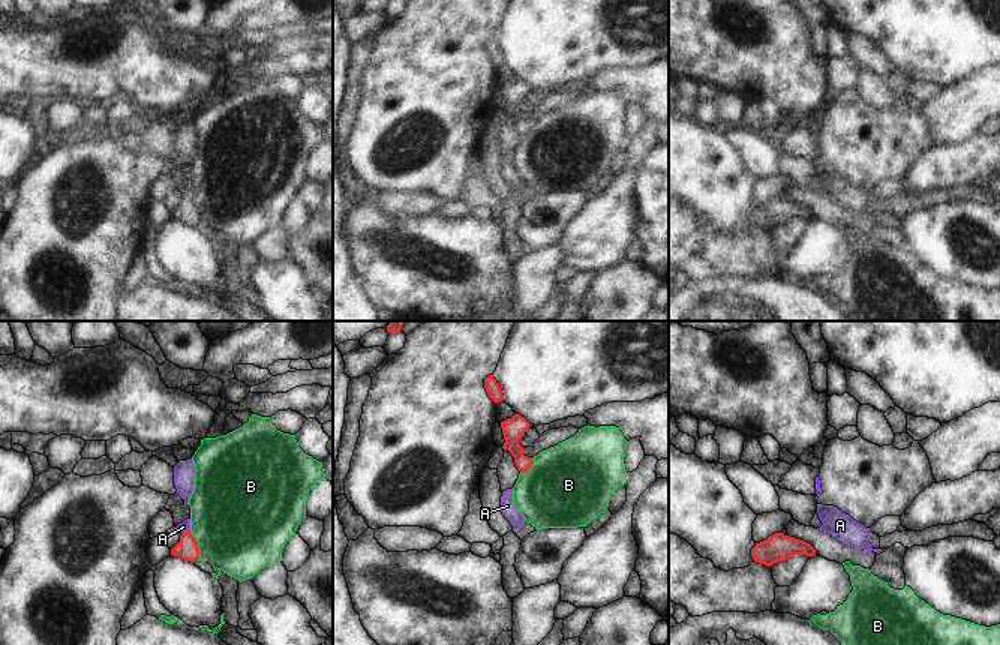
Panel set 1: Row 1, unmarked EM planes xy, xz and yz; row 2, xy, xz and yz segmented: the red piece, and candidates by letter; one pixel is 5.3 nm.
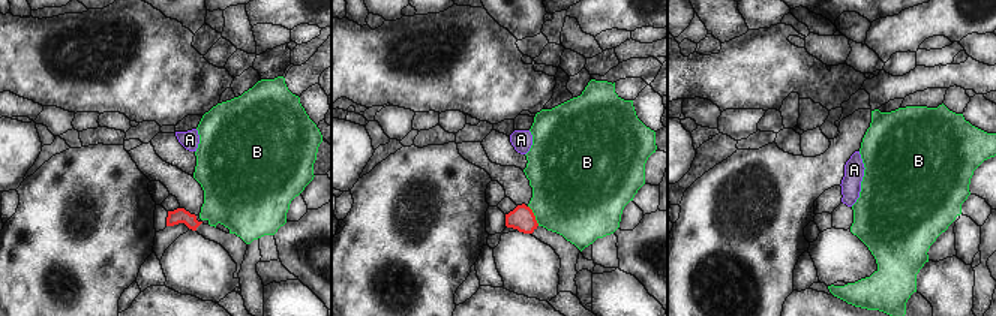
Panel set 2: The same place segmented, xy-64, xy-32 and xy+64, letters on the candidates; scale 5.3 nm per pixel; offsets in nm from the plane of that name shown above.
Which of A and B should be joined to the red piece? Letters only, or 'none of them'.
A

